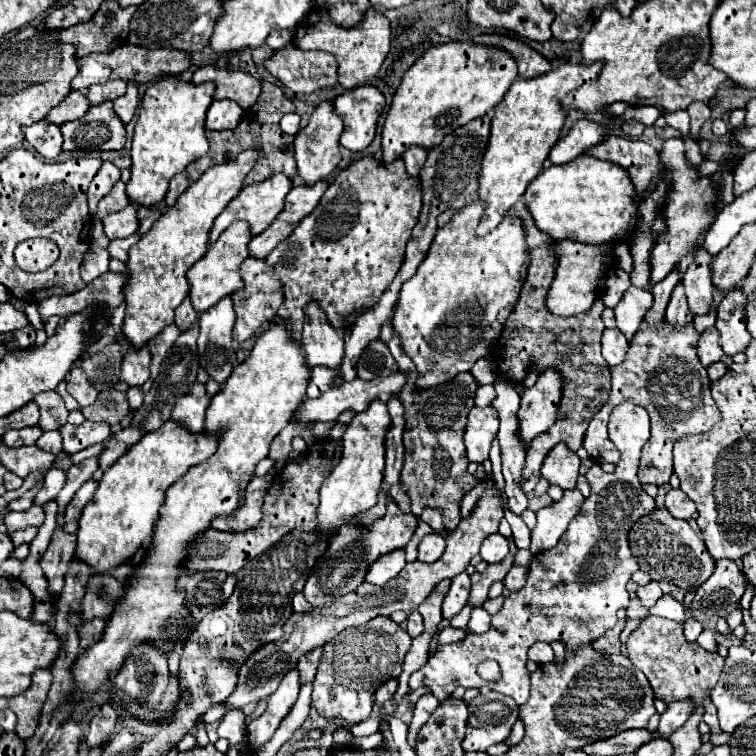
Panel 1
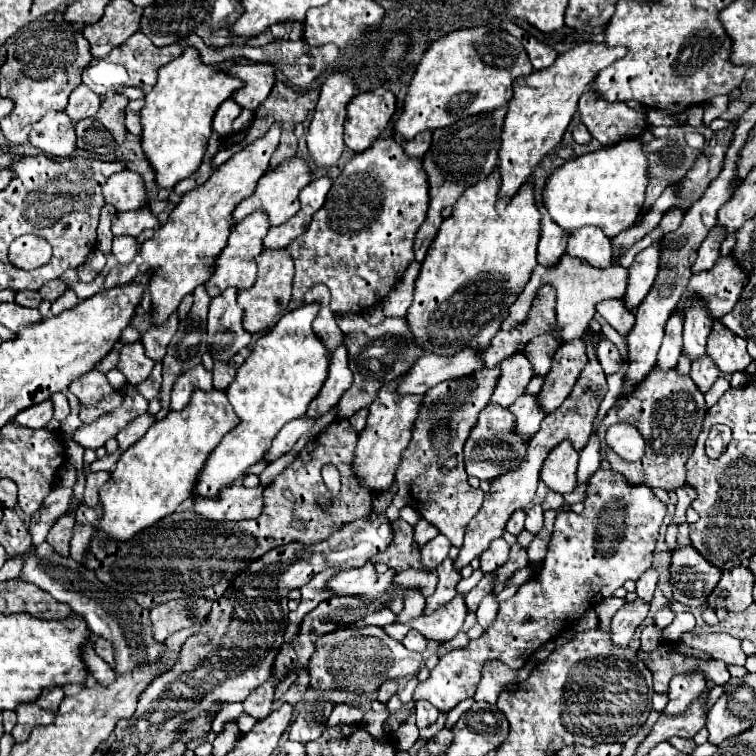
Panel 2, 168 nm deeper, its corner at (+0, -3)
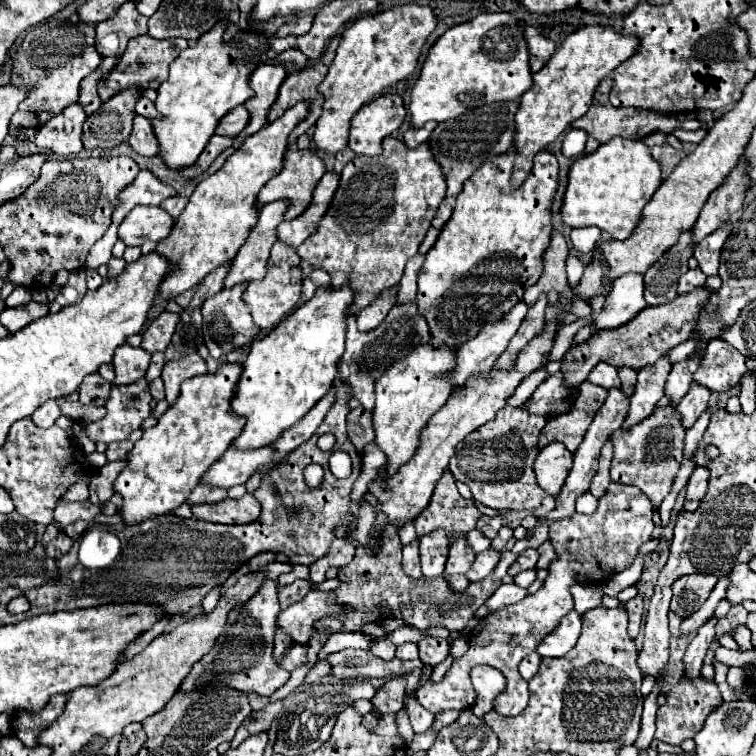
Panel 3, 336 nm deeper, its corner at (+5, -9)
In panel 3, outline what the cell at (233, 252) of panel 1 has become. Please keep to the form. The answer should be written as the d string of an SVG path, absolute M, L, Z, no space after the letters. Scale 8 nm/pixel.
M285 200L269 202L259 210L259 218L255 228L251 228L249 238L239 248L237 256L229 264L229 272L225 276L225 288L231 288L241 282L261 280L265 276L265 266L269 258L269 250L275 244L275 230L283 220L283 212L287 208Z

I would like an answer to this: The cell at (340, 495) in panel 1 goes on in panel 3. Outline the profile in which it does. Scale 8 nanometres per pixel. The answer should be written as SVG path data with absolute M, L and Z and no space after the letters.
M431 344L417 346L405 360L391 364L391 368L377 380L375 394L377 402L373 408L373 430L375 444L385 452L389 476L397 474L397 468L405 464L419 448L419 434L429 422L429 418L447 402L451 394L451 384L445 380L447 372L453 368L455 348L433 348Z

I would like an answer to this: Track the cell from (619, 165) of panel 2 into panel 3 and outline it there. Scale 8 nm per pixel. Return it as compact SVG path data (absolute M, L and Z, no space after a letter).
M613 138L595 152L575 160L569 170L569 182L563 196L561 220L569 228L597 226L603 236L625 240L637 226L645 204L661 184L659 164L651 158L649 148L639 140Z

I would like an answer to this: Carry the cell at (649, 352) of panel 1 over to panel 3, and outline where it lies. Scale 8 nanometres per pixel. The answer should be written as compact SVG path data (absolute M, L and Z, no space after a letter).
M669 406L655 408L649 420L641 420L641 424L635 424L633 428L621 428L613 432L609 440L615 452L611 460L611 480L641 488L651 498L653 506L659 506L671 492L683 460L685 428L681 424L679 412Z

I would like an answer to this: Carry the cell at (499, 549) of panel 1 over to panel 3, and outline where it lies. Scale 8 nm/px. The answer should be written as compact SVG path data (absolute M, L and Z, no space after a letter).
M493 548L483 550L481 554L477 554L471 570L467 572L467 578L471 582L477 582L477 580L487 578L493 572L493 568L499 564L499 560L501 560L501 552L493 552Z

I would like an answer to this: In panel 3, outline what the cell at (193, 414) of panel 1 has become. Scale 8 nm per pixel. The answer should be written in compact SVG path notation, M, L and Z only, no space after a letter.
M189 354L183 356L179 360L171 360L165 364L163 368L163 382L165 382L165 396L169 406L173 406L177 402L179 396L179 388L187 378L195 378L207 374L207 366L203 362L203 358L199 354Z

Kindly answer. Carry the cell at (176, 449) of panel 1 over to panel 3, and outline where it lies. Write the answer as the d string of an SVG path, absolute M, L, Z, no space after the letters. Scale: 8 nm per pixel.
M221 364L215 374L185 380L175 406L171 406L153 428L143 432L141 440L127 454L121 476L115 480L115 492L123 498L117 514L125 526L141 524L183 506L209 466L217 462L241 434L245 420L229 410L239 376L241 364Z

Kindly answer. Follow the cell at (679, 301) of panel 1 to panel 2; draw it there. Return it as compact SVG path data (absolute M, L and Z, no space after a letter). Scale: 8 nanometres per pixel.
M672 314L668 318L664 342L660 346L658 360L656 360L658 370L666 372L678 364L678 358L682 354L682 322L684 322L684 318L680 314Z

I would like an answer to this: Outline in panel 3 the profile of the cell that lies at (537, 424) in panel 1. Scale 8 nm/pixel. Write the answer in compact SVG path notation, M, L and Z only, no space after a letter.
M705 286L695 288L685 296L677 296L669 304L643 308L633 320L629 320L621 328L597 330L587 342L573 344L561 358L561 372L565 372L565 380L569 380L573 388L577 388L599 362L609 362L613 366L629 366L633 370L657 362L659 356L669 352L673 346L691 338L693 324L697 324L697 312L701 312L701 304L705 304L705 300L709 300L711 294L713 294L711 288Z

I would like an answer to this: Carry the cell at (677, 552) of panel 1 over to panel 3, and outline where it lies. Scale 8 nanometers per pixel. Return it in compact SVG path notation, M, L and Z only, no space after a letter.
M709 574L681 576L681 580L675 580L673 584L671 610L683 618L691 616L703 606L703 602L707 600L707 596L711 594L717 582L717 576L709 576Z

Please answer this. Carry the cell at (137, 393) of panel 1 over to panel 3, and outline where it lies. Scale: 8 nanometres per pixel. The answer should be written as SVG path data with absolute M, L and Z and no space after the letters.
M161 352L153 354L153 358L151 358L151 364L149 364L149 370L147 370L147 376L145 376L145 380L149 380L149 384L161 376L163 362L165 362L165 356L163 356Z

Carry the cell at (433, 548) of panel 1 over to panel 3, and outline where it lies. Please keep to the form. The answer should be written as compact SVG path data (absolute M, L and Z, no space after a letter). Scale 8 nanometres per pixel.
M435 530L419 538L419 552L421 552L421 568L427 578L441 576L449 552L449 540L445 532Z

